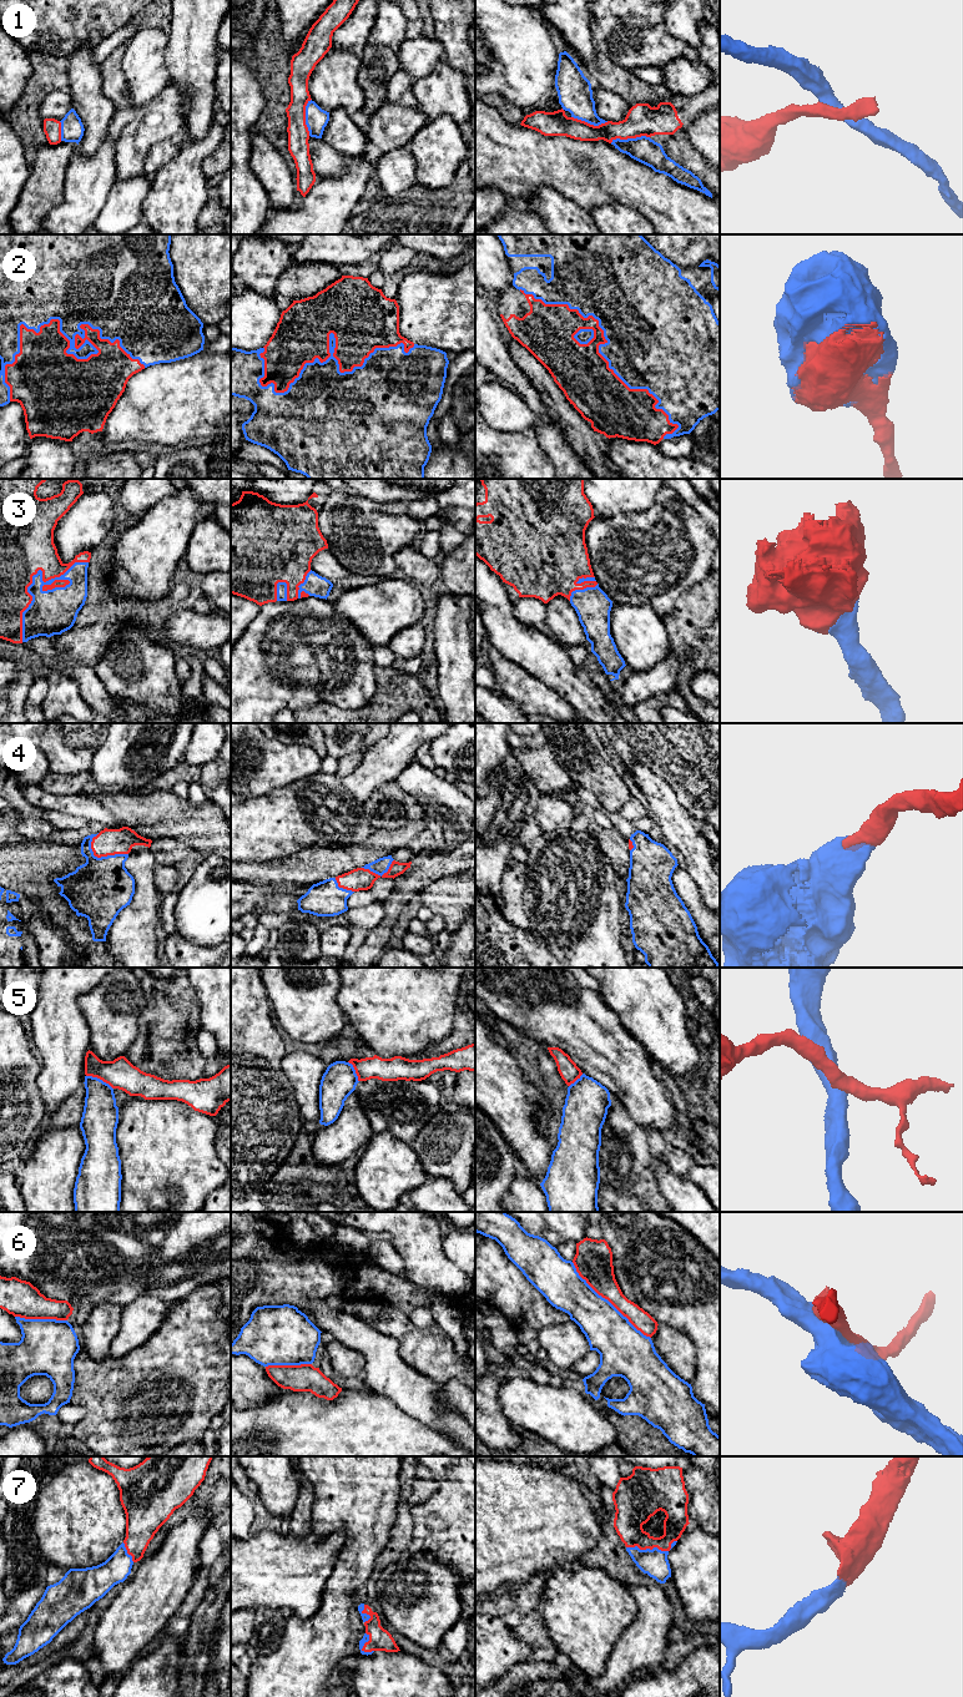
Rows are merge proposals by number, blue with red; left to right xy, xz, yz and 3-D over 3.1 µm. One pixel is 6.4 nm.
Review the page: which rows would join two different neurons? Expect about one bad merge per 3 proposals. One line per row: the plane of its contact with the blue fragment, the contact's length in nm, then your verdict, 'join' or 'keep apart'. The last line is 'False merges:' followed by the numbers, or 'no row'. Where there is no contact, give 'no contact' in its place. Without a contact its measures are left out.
1: contact in yz; length 260 nm; keep apart
2: contact in xy; length 900 nm; join
3: contact in xy; length 650 nm; join
4: contact in xy; length 260 nm; join
5: contact in xy; length 200 nm; keep apart
6: contact in yz; length 700 nm; keep apart
7: contact in yz; length 340 nm; join
False merges: 1, 5, 6

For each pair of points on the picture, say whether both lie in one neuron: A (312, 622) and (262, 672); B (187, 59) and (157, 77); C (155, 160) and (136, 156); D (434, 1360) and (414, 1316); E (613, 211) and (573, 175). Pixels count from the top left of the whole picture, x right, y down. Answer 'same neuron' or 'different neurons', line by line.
A: same neuron
B: different neurons
C: different neurons
D: different neurons
E: different neurons

